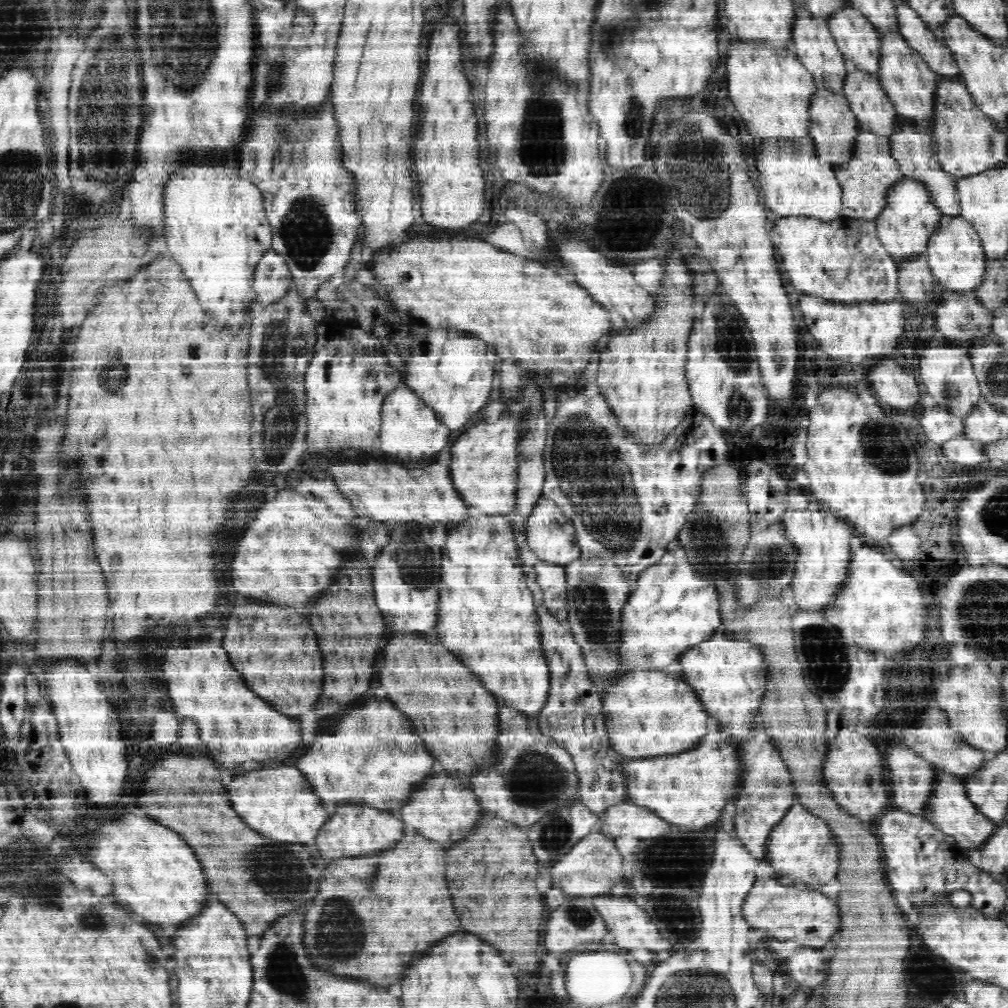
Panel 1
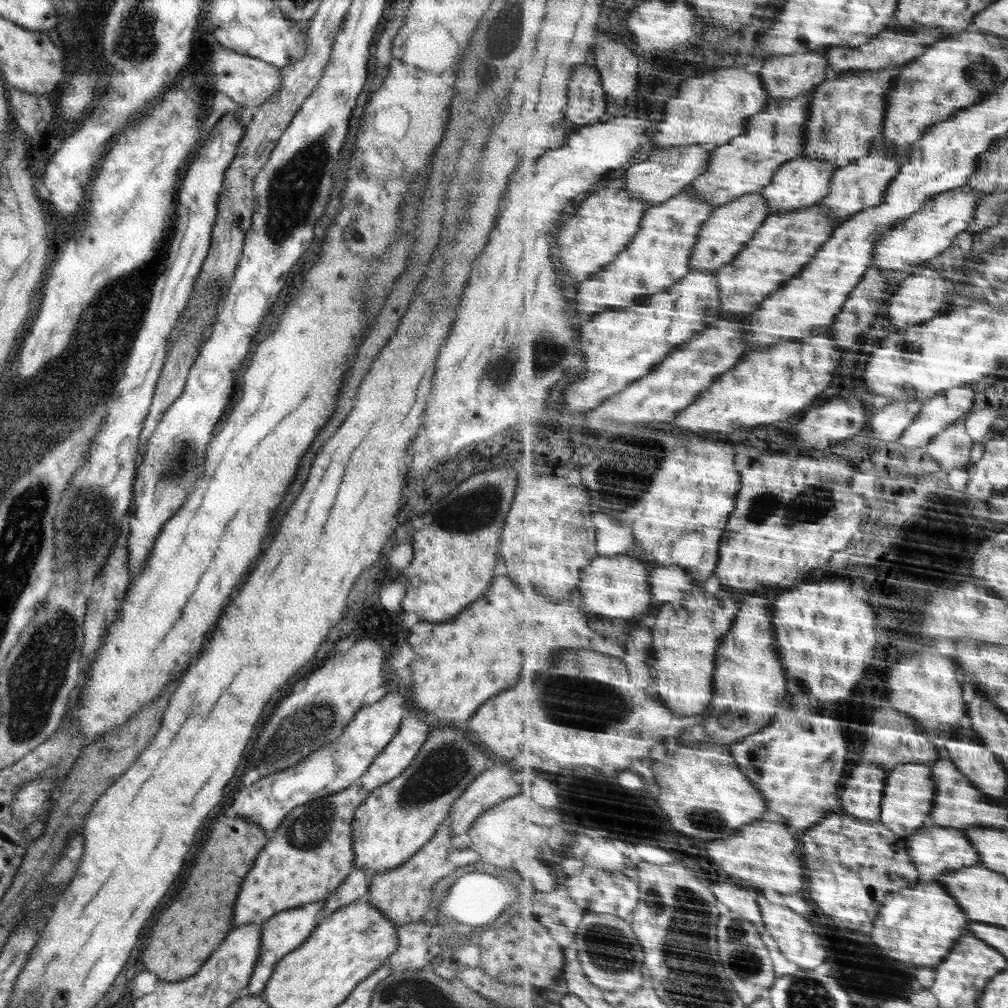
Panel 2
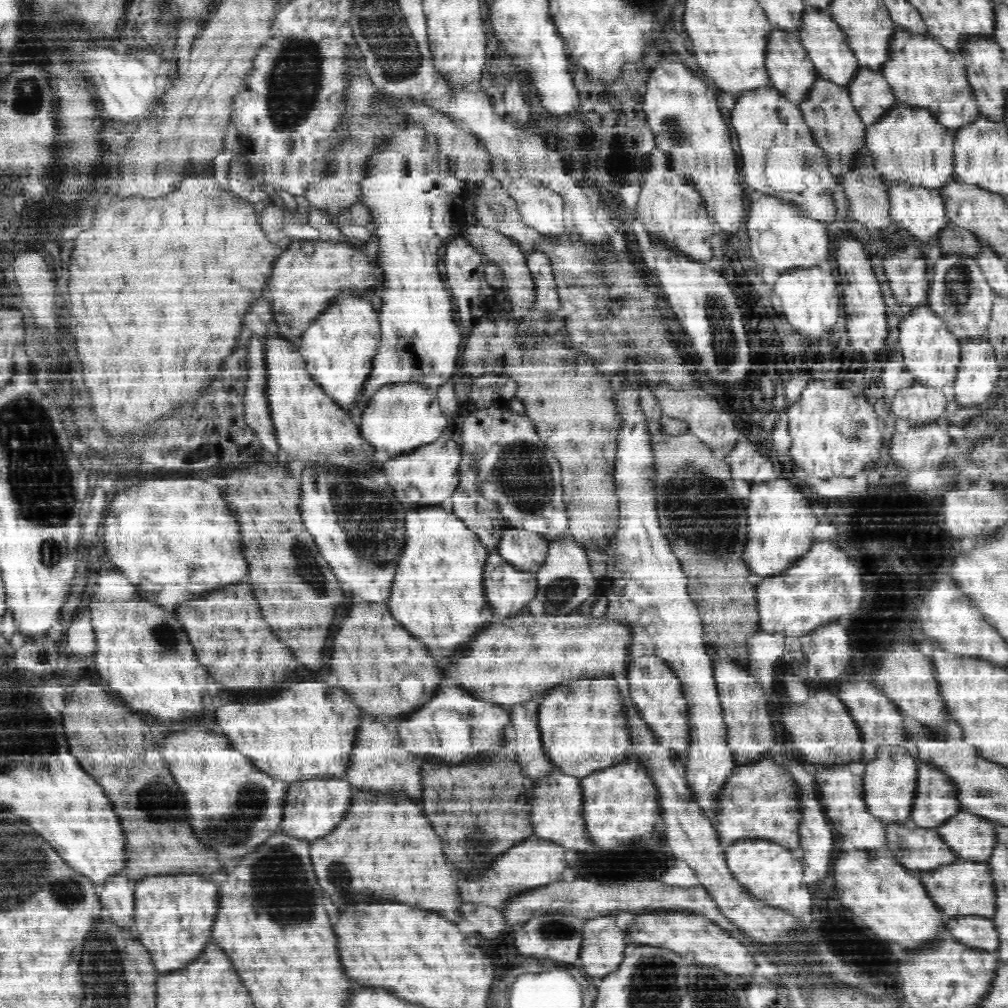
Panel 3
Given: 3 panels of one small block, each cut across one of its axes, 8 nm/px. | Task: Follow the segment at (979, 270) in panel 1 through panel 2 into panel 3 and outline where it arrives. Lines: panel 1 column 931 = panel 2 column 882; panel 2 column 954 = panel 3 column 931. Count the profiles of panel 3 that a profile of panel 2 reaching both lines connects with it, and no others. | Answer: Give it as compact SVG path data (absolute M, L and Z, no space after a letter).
M889 185L891 217L924 244L937 238L950 223L941 189Z

